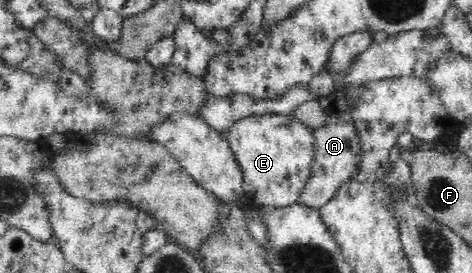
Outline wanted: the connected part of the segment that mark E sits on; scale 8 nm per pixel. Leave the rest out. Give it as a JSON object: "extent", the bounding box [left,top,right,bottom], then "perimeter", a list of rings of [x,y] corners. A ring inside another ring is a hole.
{"extent":[224,112,314,207],"perimeter":[[[272,112],[240,118],[224,136],[242,171],[245,196],[260,207],[283,207],[299,200],[314,159],[310,128],[291,115]]]}

